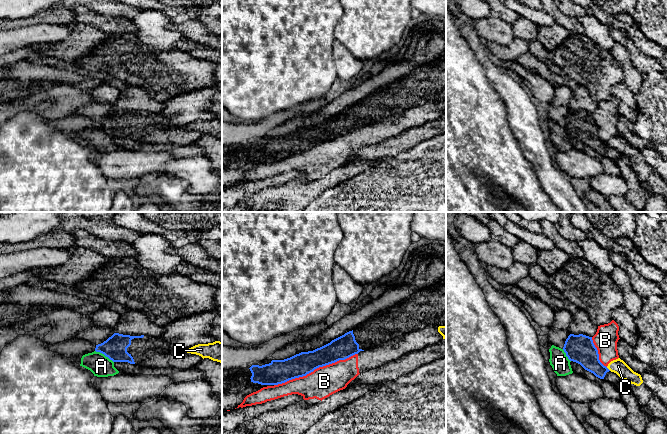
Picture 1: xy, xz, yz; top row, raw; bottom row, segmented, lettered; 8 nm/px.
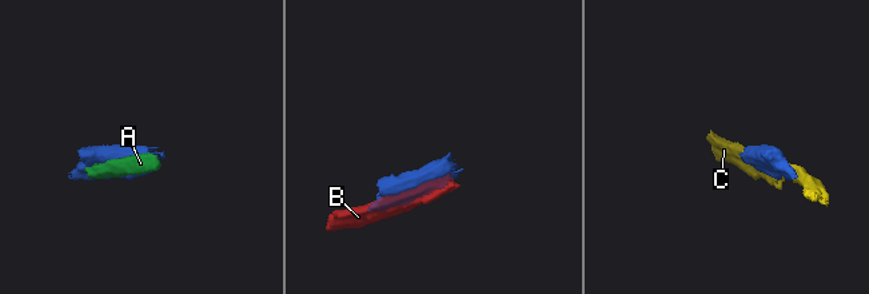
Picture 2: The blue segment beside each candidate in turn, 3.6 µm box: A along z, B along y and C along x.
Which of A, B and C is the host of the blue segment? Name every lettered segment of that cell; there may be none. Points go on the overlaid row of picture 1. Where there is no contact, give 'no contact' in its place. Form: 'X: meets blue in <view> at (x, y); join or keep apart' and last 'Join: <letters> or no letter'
A: meets blue in xy at (104, 354); keep apart
B: meets blue in xz at (315, 368); keep apart
C: meets blue in yz at (607, 368); keep apart
Join: no letter

